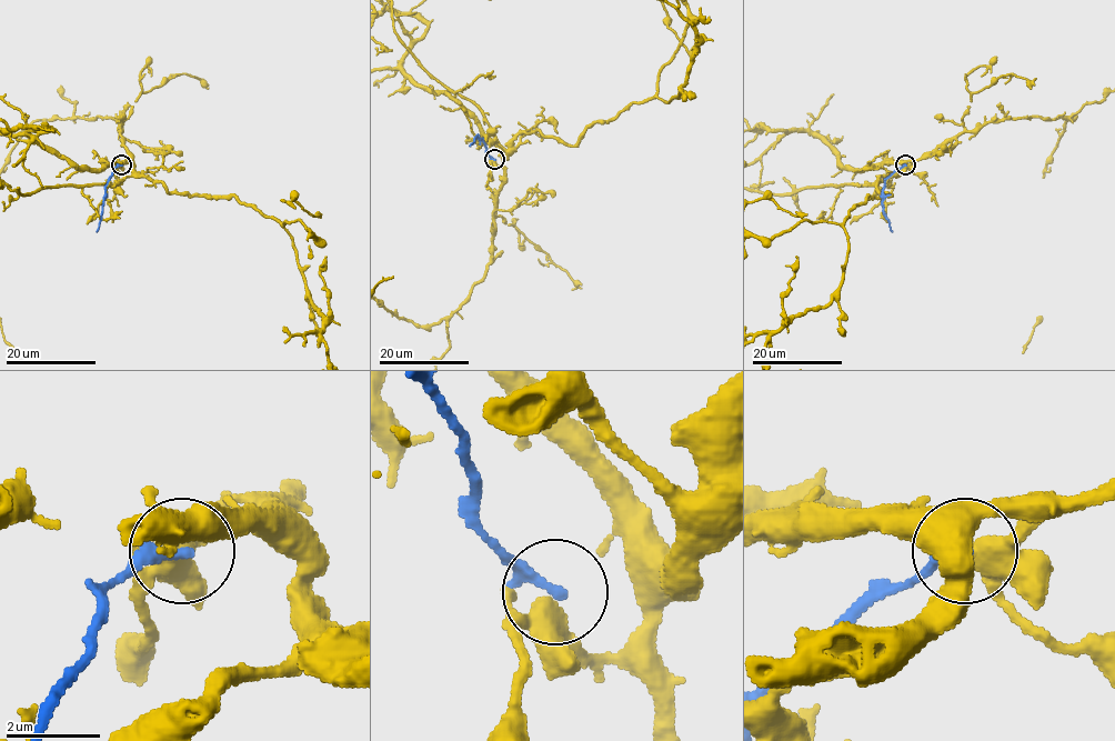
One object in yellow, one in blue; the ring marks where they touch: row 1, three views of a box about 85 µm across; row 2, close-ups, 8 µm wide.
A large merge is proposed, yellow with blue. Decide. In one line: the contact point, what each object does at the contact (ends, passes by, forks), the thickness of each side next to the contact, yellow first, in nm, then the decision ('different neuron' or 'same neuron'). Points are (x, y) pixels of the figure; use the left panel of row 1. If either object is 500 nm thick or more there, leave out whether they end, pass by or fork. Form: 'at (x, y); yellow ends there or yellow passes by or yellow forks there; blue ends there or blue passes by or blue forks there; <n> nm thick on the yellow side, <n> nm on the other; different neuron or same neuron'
at (121, 164); yellow forks there; blue ends there; 320 nm thick on the yellow side, 260 nm on the other; different neuron

